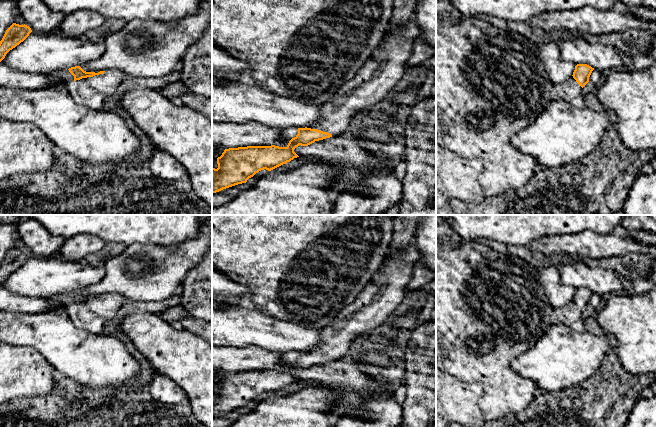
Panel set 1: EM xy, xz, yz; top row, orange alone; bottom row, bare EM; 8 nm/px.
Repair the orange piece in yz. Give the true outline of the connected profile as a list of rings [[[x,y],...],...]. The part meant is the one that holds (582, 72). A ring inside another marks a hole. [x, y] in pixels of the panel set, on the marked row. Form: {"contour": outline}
{"contour": [[[577,64],[573,75],[559,84],[553,84],[551,100],[561,98],[573,107],[584,107],[584,94],[582,88],[589,82],[594,68],[587,64]]]}

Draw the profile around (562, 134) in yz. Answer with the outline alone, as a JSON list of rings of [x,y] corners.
[[[551,100],[535,121],[511,136],[511,144],[533,157],[541,169],[575,163],[601,142],[611,120],[606,111],[573,107],[565,100]]]

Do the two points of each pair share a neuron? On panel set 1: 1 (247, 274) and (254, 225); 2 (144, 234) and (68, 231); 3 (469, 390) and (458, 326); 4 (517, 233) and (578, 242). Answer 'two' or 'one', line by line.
1: one
2: one
3: two
4: two

